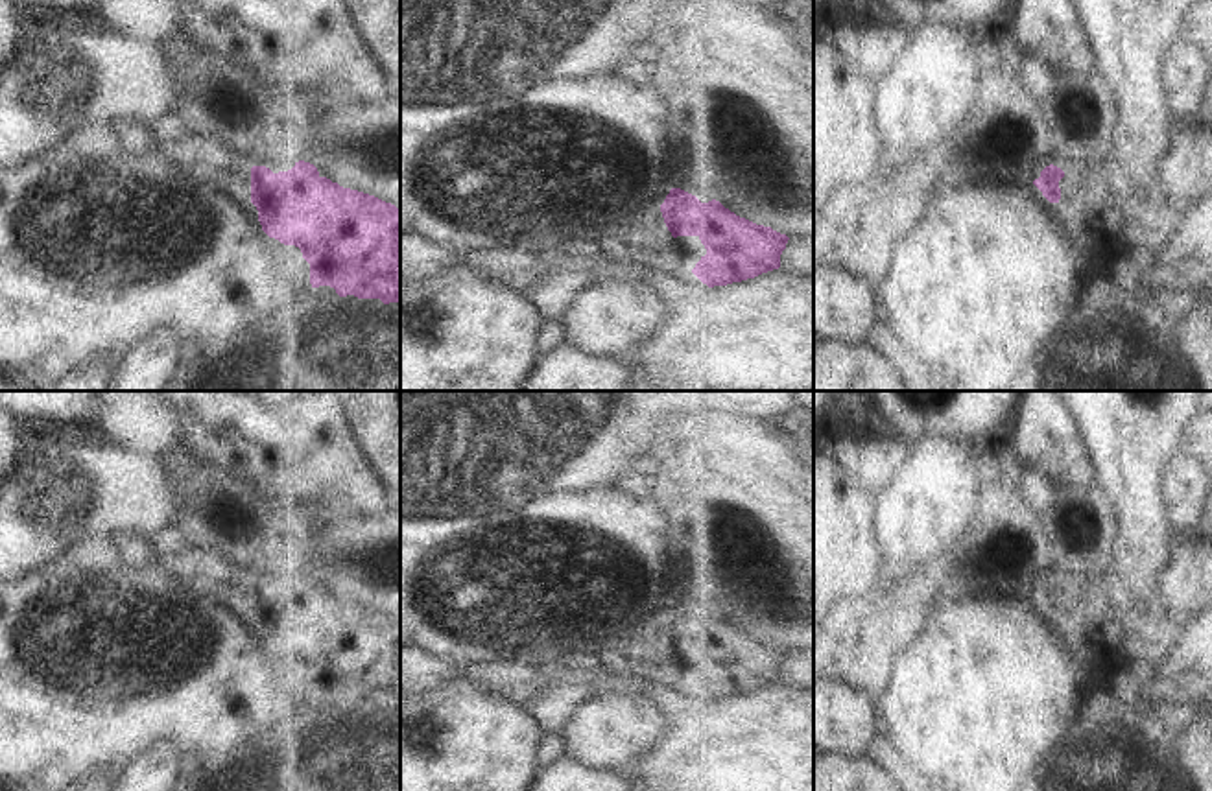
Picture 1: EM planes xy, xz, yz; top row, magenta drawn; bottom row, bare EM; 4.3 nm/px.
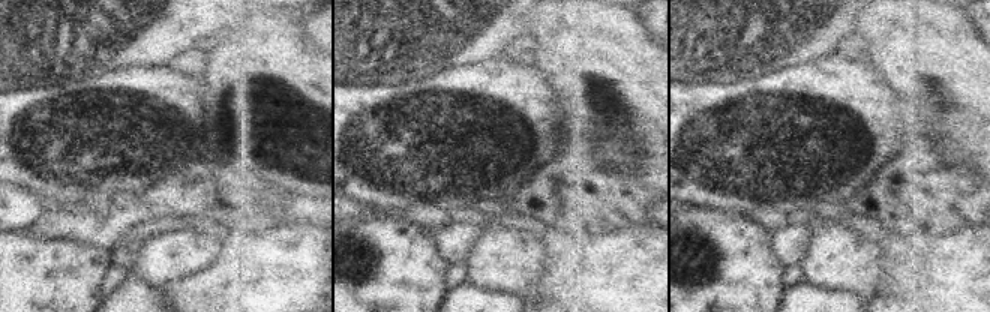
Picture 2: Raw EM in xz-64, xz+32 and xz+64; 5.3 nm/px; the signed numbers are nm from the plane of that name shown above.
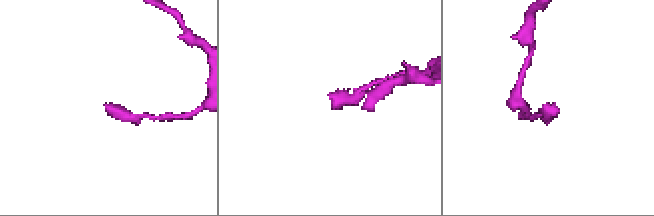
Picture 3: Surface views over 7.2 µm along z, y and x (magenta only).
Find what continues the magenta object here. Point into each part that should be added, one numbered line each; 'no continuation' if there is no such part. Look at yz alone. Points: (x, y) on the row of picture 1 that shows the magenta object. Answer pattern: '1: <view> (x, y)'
1: yz (1091, 198).

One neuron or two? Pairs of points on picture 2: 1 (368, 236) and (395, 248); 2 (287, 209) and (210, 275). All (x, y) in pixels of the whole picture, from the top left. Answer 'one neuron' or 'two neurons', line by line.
1: one neuron
2: two neurons

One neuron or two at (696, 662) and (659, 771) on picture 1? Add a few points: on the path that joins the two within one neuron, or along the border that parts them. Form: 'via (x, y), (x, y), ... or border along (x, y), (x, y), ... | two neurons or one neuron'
border along (690, 684), (679, 688) | two neurons

